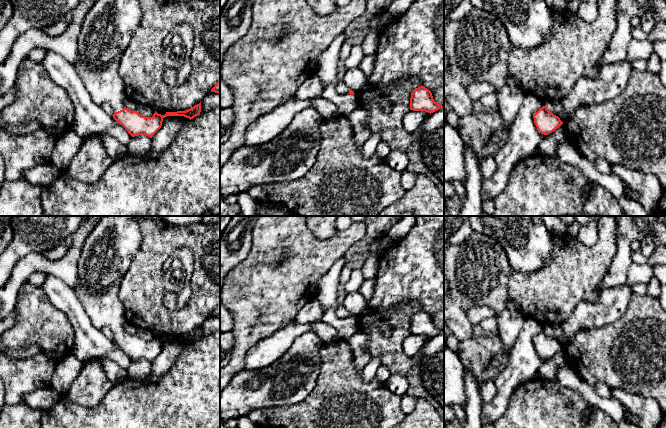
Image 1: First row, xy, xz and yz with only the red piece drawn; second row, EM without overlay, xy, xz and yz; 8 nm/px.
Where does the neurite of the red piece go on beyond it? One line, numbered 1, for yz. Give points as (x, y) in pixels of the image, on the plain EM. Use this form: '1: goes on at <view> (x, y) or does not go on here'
1: does not go on here

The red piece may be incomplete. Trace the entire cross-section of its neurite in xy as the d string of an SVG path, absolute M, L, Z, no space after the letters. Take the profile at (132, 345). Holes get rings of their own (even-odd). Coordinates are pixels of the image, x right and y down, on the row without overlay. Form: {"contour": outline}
{"contour": "M102 216L83 244L77 265L80 283L73 290L95 328L102 330L103 327L109 327L114 333L113 342L132 361L146 359L152 362L167 340L184 340L191 344L200 339L201 326L186 335L166 336L165 339L155 335L152 341L141 340L139 336L131 335L124 330L126 314L118 291L123 277L140 249L140 223L133 216Z"}

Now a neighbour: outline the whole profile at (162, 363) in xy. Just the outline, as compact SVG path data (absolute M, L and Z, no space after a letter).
M167 340L163 342L161 352L152 360L151 371L156 376L168 372L178 359L179 354L190 345L184 340Z

